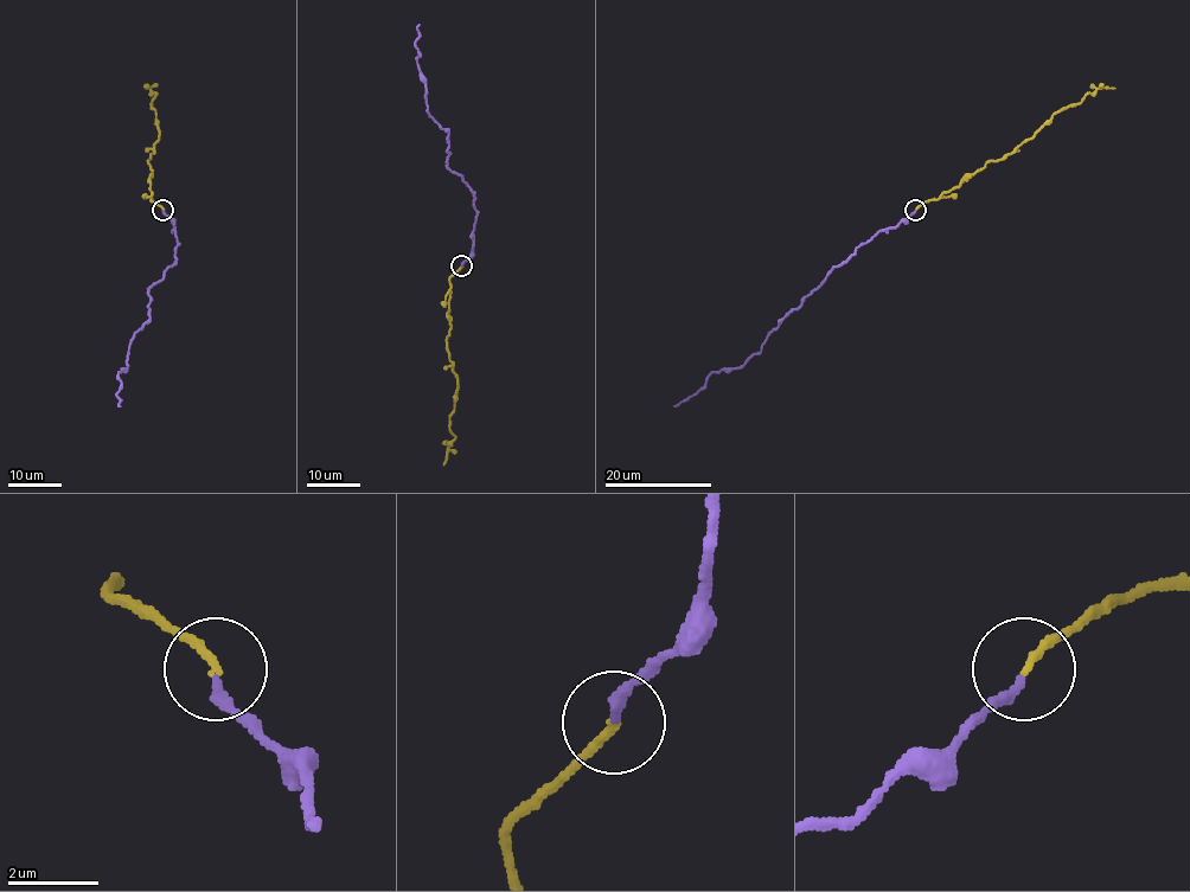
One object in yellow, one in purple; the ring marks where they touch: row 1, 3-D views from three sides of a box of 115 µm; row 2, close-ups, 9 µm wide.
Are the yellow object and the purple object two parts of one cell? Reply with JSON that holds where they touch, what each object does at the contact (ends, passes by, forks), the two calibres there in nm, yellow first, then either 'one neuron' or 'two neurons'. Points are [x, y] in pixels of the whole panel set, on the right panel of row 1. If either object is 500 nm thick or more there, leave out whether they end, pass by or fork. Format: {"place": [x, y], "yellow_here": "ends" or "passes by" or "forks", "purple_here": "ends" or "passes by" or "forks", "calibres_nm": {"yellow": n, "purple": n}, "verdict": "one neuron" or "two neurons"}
{"place": [915, 210], "yellow_here": "ends", "purple_here": "ends", "calibres_nm": {"yellow": 180, "purple": 240}, "verdict": "one neuron"}

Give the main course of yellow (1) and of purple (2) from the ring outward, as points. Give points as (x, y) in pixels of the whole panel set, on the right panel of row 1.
1: (915, 209), (957, 187), (987, 162), (1012, 152), (1055, 113), (1076, 106), (1102, 88), (1115, 88)
2: (915, 211), (895, 226), (880, 230), (832, 269), (739, 367), (712, 372), (703, 386), (673, 406)

